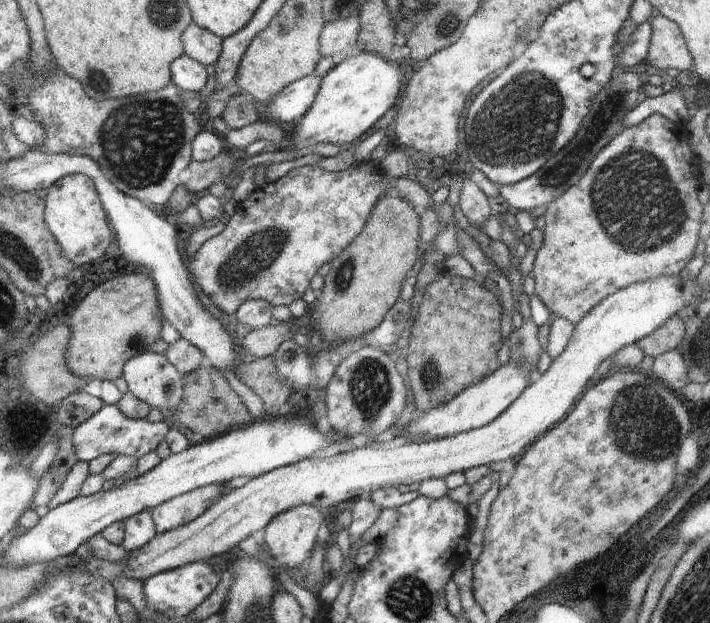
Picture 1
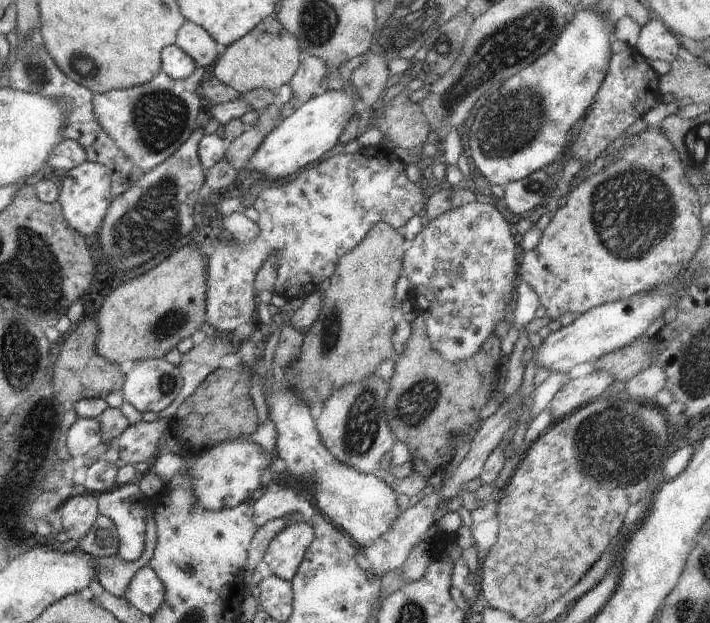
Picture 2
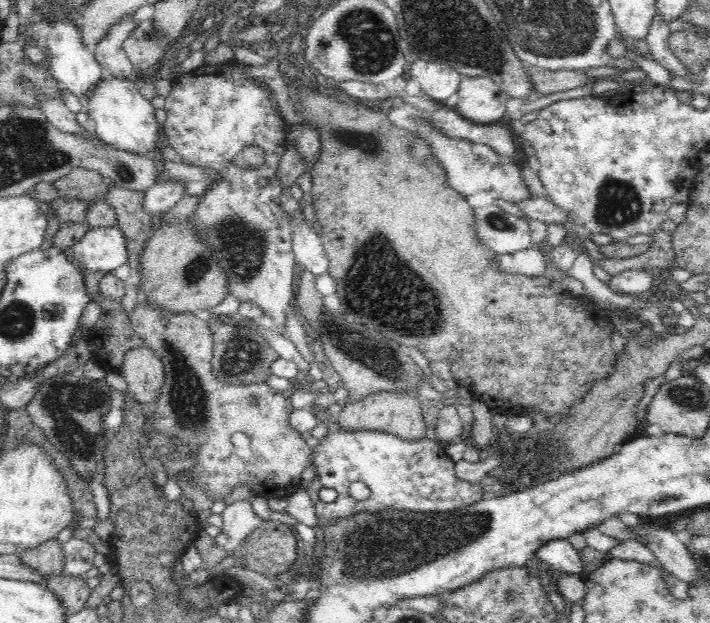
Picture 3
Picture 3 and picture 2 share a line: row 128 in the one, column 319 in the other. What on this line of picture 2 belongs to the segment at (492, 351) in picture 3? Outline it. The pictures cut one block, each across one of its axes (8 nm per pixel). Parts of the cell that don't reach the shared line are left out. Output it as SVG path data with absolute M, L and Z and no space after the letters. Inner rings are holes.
M375 224L368 234L337 262L336 270L330 278L330 288L324 293L323 309L318 320L303 335L301 351L297 359L278 374L308 408L316 400L325 403L340 386L360 383L370 375L377 373L382 362L394 358L397 351L393 346L393 334L398 321L394 316L396 281L401 276L403 256L407 241L402 232L398 232L389 224Z

